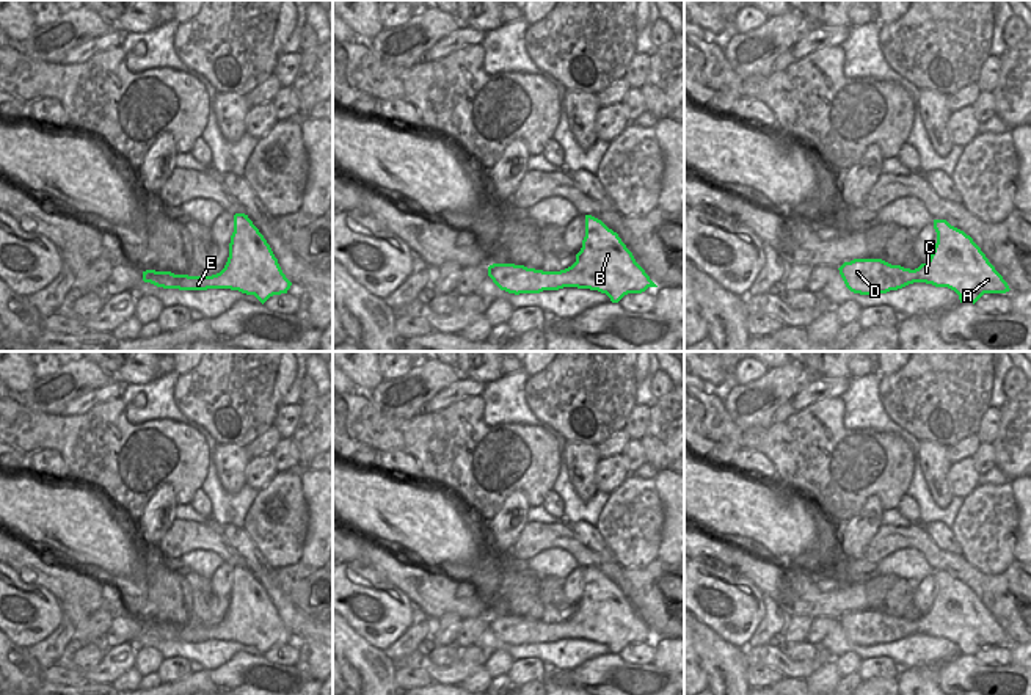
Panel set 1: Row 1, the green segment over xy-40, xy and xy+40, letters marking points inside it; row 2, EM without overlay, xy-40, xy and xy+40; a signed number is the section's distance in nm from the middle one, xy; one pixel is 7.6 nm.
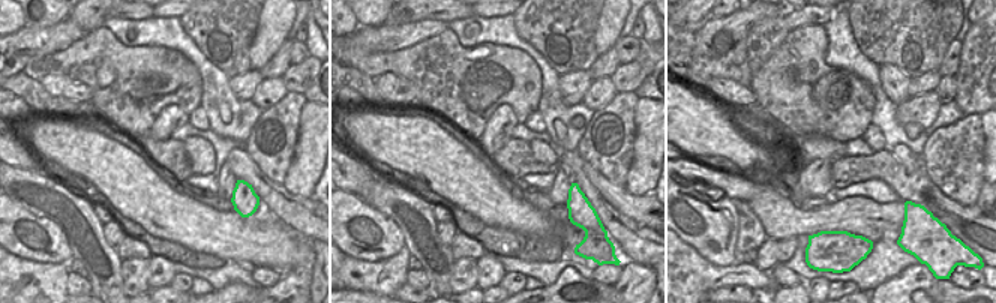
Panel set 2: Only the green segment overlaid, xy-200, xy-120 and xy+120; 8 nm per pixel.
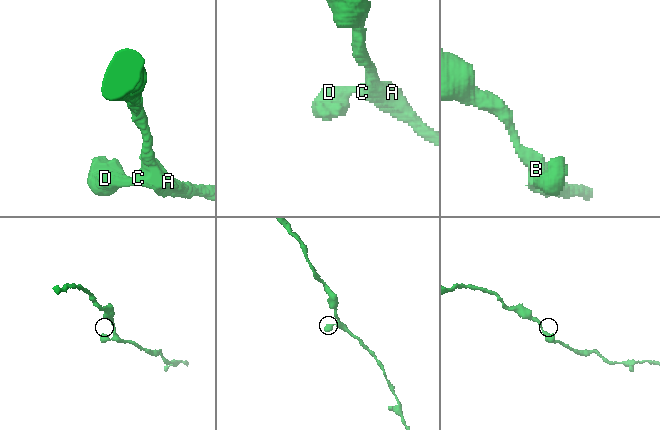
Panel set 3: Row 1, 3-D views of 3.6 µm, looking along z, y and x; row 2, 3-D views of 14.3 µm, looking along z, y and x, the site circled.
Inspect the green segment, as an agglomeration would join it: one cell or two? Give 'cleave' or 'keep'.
keep

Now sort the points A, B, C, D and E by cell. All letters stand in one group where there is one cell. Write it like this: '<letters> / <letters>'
A B C D E

